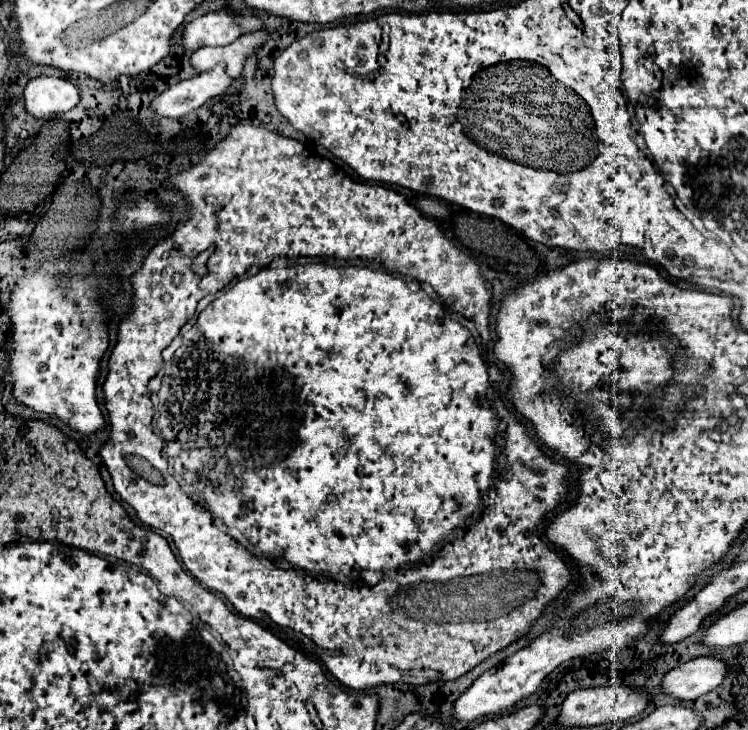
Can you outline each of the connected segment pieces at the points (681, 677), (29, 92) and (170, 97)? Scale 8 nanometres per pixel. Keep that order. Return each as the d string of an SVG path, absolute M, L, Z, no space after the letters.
M715 654L697 656L667 672L661 690L675 696L679 702L693 702L701 694L715 690L727 672L729 664L723 658Z
M39 76L33 78L25 88L25 108L35 118L61 116L79 100L79 86L71 78Z
M219 64L209 72L201 72L199 76L179 82L169 90L161 92L157 98L153 98L151 108L159 116L181 118L203 106L207 100L225 94L231 84L233 78L225 72L225 64Z

